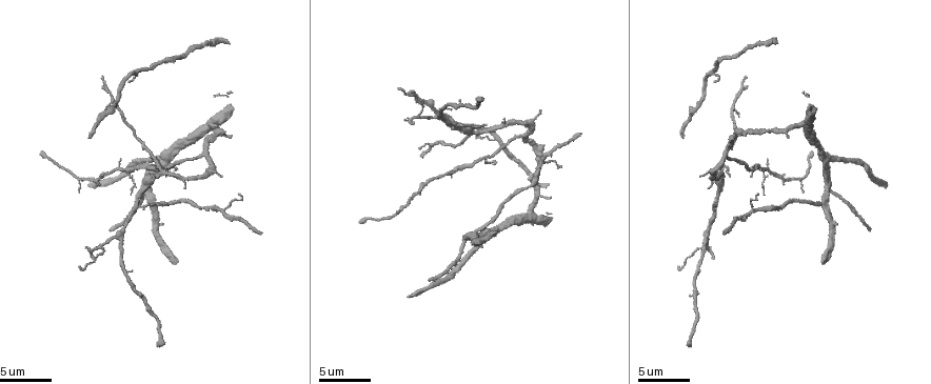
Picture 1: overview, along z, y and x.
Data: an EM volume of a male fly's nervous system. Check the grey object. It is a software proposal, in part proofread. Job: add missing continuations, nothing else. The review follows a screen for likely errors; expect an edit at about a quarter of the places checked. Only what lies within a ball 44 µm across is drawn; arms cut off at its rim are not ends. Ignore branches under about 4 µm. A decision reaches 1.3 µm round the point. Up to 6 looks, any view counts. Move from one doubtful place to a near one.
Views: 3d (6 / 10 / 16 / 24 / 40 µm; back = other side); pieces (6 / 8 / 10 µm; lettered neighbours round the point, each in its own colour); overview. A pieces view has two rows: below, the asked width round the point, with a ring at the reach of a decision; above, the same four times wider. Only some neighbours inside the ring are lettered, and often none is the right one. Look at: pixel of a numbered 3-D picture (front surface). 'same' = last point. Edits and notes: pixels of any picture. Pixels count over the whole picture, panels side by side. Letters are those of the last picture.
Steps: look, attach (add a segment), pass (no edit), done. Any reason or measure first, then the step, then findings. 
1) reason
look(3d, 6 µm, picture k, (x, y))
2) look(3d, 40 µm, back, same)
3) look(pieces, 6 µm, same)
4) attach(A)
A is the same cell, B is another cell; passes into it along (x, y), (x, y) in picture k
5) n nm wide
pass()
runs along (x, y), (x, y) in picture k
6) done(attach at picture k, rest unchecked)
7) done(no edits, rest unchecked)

an open end
look(pieces, 8 µm, picture 1, (88, 134))

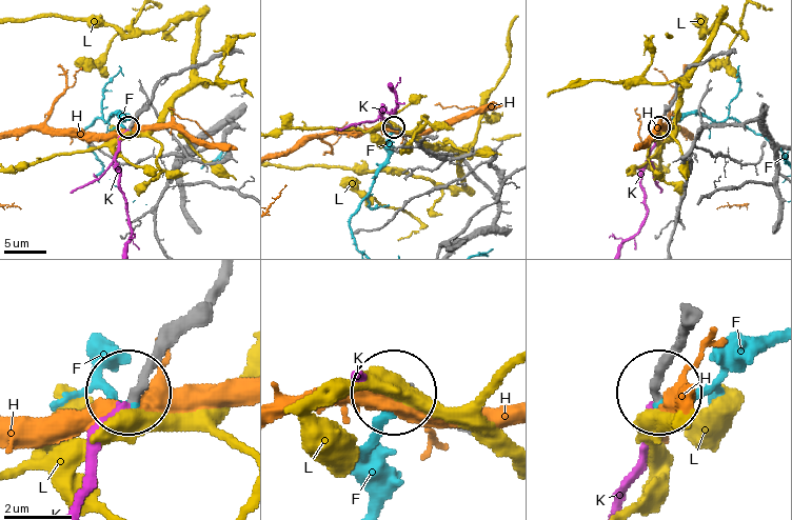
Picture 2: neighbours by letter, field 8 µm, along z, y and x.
attach(K)
K is the same cell, F, H and L are other cells; the cell continues

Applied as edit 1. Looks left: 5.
look(overview)

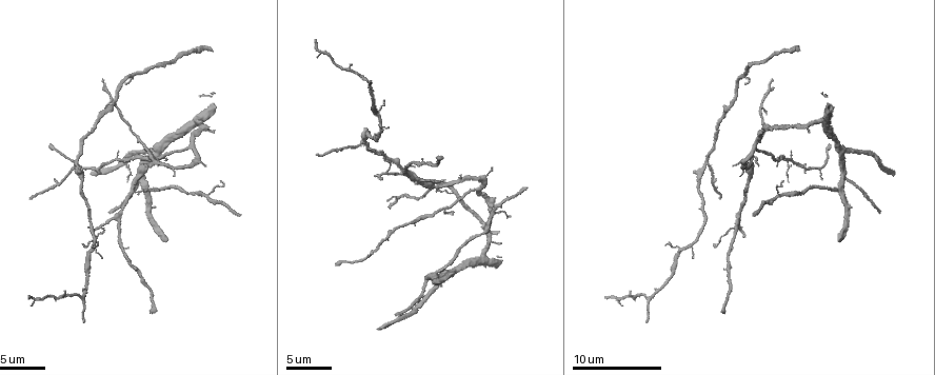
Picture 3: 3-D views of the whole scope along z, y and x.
end of a long branch
look(pieces, 8 µm, picture 3, (336, 262))

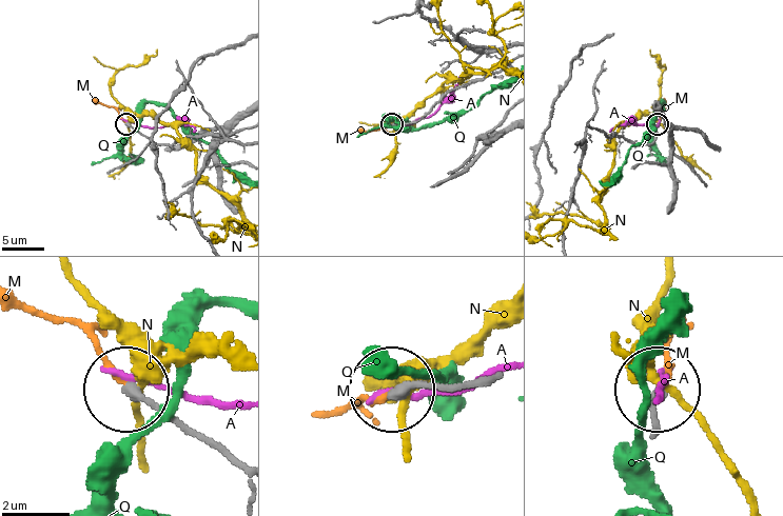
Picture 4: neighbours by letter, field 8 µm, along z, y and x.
300 nm wide
attach(M)
M is the same cell, A, N and Q are other cells; passes into it along (215, 449), (158, 415), (81, 330), (14, 308) in picture 4; the cell continues

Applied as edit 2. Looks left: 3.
free end
look(pieces, 10 µm, picture 1, (413, 123))

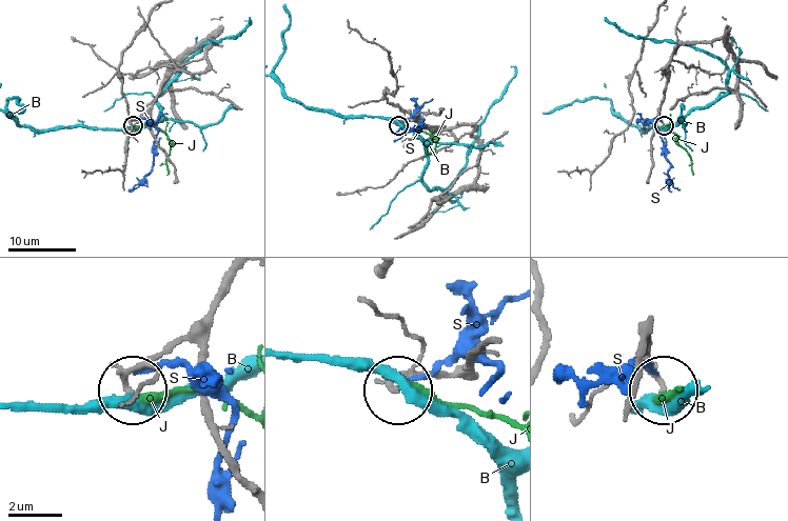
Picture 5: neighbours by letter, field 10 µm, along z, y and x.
130 nm wide
attach(J)
J is the same cell, B and S are other cells; passes into it along (453, 374), (408, 374), (396, 385), (509, 417) in picture 5; it goes on there

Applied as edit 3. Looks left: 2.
done(attach at picture 2, attach at picture 4, attach at picture 5, rest unchecked)

